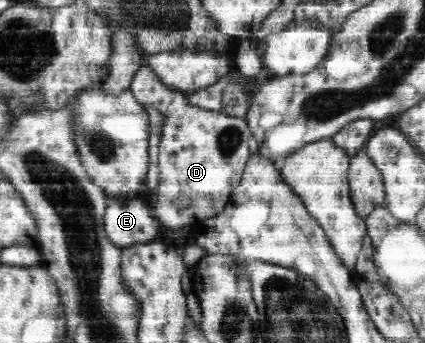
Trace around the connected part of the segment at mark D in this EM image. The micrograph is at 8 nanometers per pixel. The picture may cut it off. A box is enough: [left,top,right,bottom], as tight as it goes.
[131,64,251,248]

